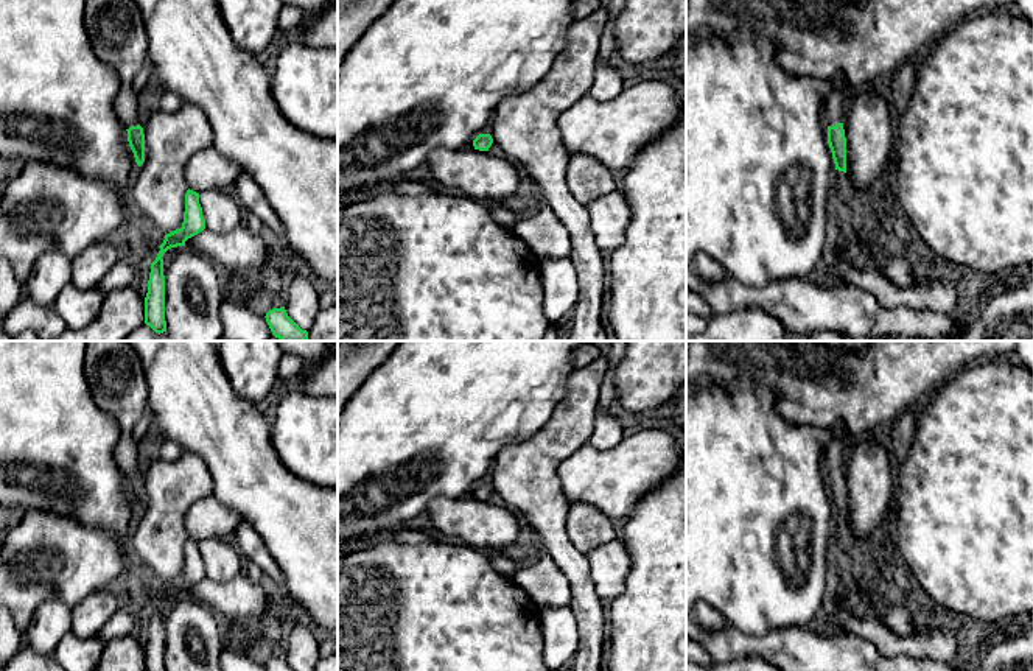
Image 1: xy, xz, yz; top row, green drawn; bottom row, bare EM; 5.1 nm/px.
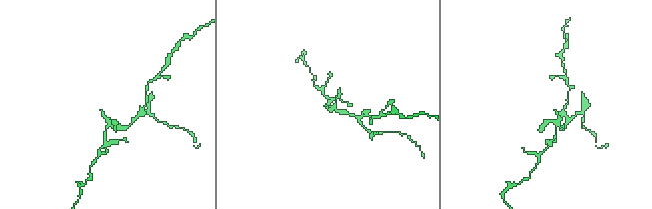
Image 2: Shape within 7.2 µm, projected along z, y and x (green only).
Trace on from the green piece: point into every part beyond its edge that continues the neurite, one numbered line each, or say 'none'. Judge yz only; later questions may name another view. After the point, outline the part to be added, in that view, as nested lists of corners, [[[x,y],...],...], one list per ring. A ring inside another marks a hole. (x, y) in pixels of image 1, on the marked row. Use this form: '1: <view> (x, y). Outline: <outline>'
1: yz (814, 38). Outline: [[[686,0],[686,37],[711,33],[731,36],[737,30],[761,34],[776,48],[776,62],[795,75],[817,79],[832,79],[839,73],[843,83],[837,86],[823,109],[828,126],[843,123],[849,97],[870,87],[881,76],[893,76],[905,62],[919,59],[954,25],[982,11],[999,11],[1016,0],[867,0],[848,5],[837,0]]]

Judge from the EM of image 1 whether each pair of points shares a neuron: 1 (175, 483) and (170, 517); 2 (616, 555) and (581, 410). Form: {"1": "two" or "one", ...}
{"1": "one", "2": "two"}

